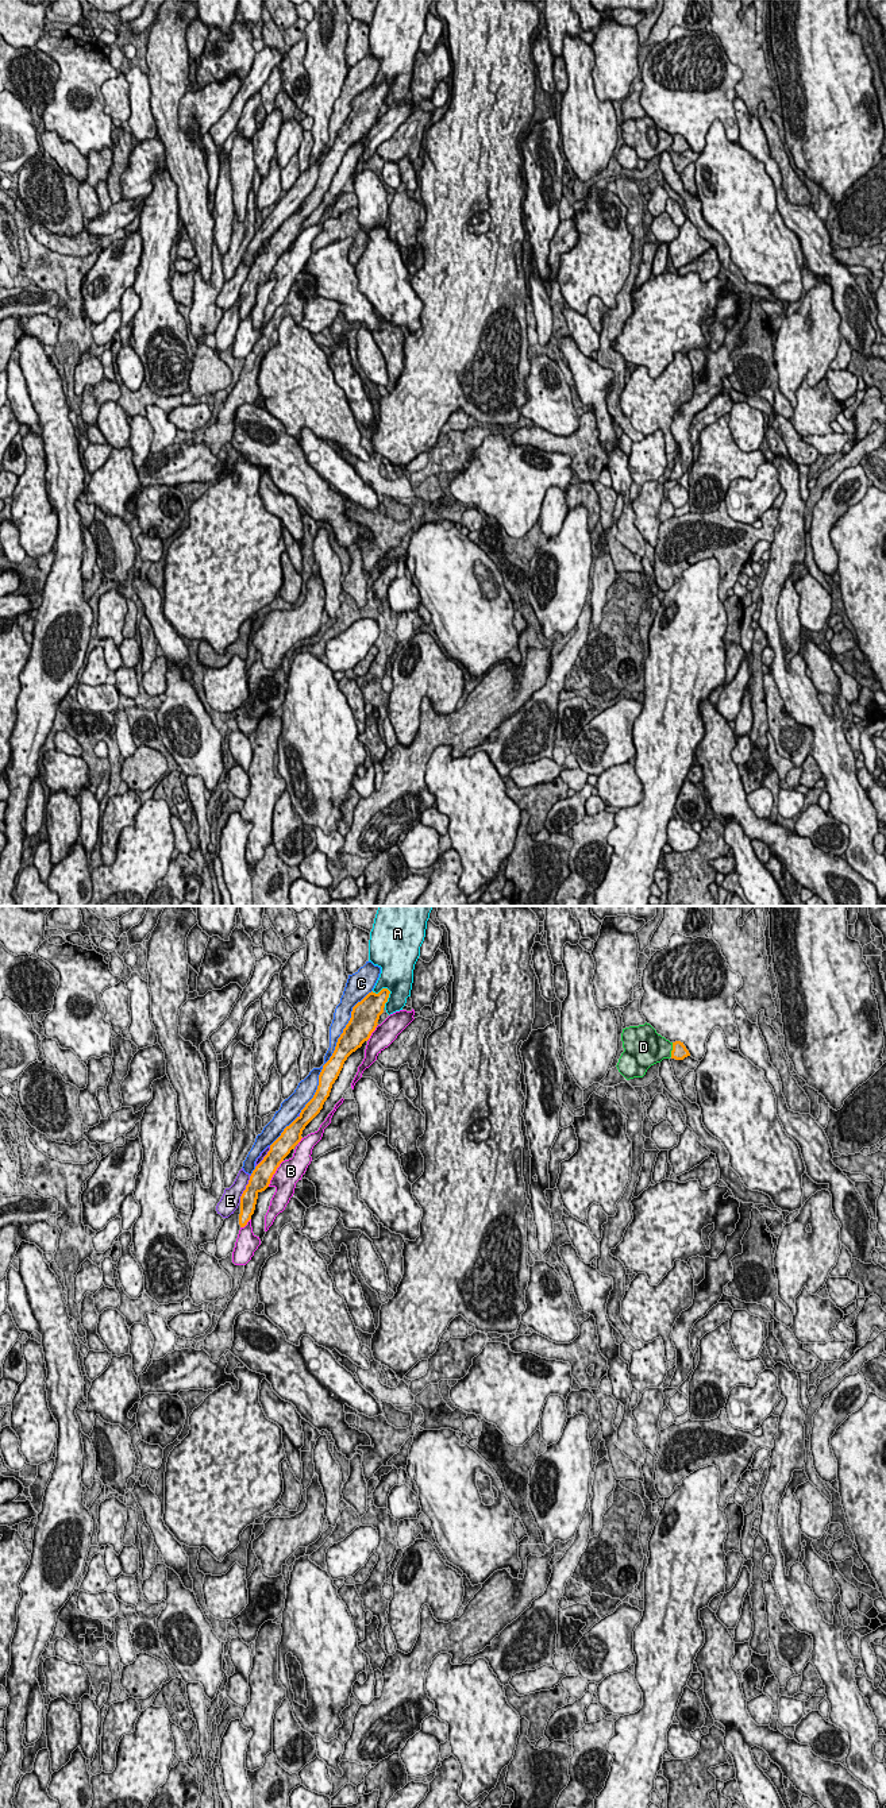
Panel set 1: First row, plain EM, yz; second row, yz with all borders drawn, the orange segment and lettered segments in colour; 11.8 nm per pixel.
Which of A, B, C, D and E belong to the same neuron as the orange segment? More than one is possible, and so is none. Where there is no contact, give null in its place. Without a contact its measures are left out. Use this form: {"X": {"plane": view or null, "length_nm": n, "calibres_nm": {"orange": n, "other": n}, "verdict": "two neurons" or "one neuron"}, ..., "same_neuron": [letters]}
{"A": {"plane": "yz", "length_nm": 260, "calibres_nm": {"orange": 260, "other": 380}, "verdict": "two neurons"}, "B": {"plane": "yz", "length_nm": 360, "calibres_nm": {"orange": 240, "other": 300}, "verdict": "two neurons"}, "C": {"plane": "yz", "length_nm": 1700, "calibres_nm": {"orange": 280, "other": 160}, "verdict": "one neuron"}, "D": {"plane": "yz", "length_nm": 180, "calibres_nm": {"orange": 180, "other": 360}, "verdict": "two neurons"}, "E": {"plane": "yz", "length_nm": 360, "calibres_nm": {"orange": 240, "other": 240}, "verdict": "two neurons"}, "same_neuron": ["C"]}

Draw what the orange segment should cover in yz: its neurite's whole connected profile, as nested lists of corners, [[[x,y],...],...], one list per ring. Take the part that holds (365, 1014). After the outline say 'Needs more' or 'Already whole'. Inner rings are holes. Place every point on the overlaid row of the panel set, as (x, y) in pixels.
[[[366,961],[348,975],[340,1003],[330,1026],[330,1048],[324,1064],[313,1068],[294,1092],[281,1103],[273,1119],[257,1136],[243,1161],[250,1175],[240,1196],[239,1225],[244,1227],[254,1214],[258,1194],[265,1191],[280,1164],[301,1141],[305,1126],[320,1113],[347,1057],[367,1041],[377,1028],[390,991],[373,991],[381,967]]]. Needs more

